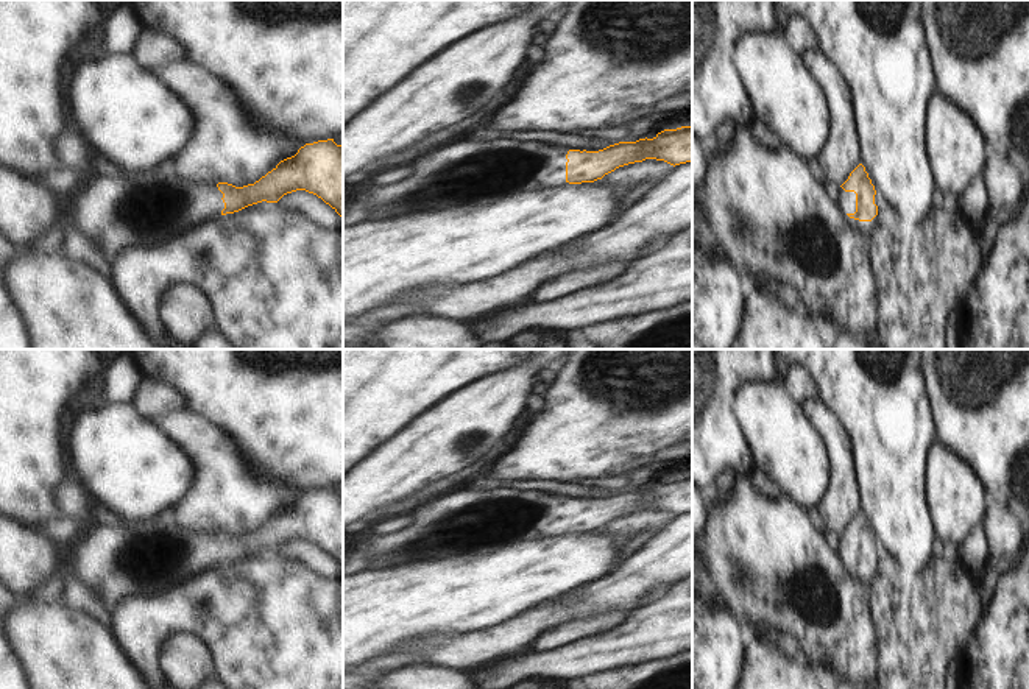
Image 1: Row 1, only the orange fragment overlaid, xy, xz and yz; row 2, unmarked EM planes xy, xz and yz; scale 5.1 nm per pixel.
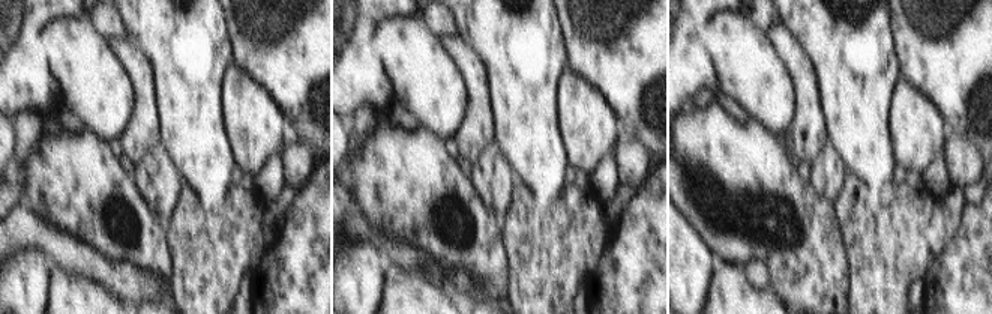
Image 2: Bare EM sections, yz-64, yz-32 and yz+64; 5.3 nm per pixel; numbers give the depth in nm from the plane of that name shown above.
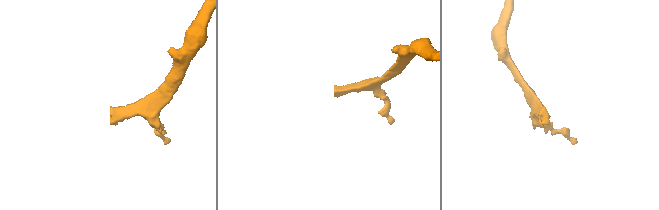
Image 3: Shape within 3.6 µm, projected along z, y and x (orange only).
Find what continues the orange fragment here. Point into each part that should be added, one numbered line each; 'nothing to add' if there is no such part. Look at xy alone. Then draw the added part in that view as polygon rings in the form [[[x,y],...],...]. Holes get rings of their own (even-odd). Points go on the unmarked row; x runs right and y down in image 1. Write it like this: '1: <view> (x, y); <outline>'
1: xy (114, 561); [[[153,518],[137,524],[90,525],[73,549],[65,552],[64,561],[83,581],[83,586],[89,586],[112,611],[133,592],[159,594],[209,569],[218,569],[225,558],[221,547],[223,542],[217,533],[198,533],[179,527],[176,522],[162,527],[157,518]]]

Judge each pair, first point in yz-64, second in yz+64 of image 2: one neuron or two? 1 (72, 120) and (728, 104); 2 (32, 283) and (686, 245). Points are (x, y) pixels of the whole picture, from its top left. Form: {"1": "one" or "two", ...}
{"1": "one", "2": "one"}

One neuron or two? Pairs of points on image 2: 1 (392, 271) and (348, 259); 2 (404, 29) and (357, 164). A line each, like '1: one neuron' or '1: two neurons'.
1: two neurons
2: two neurons

